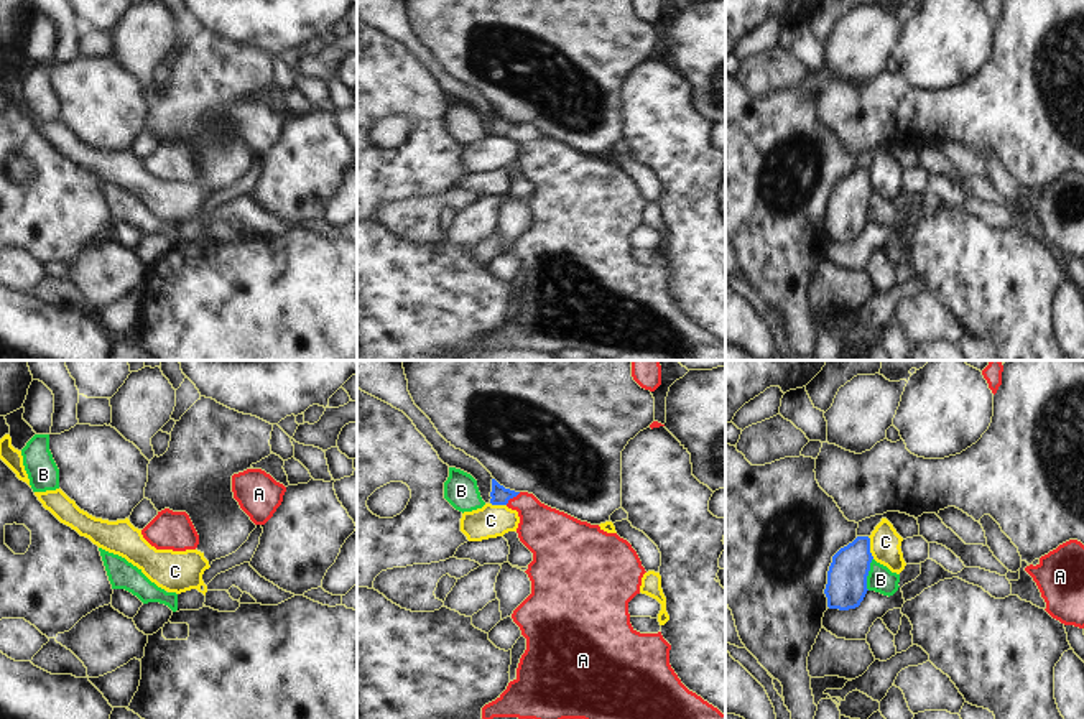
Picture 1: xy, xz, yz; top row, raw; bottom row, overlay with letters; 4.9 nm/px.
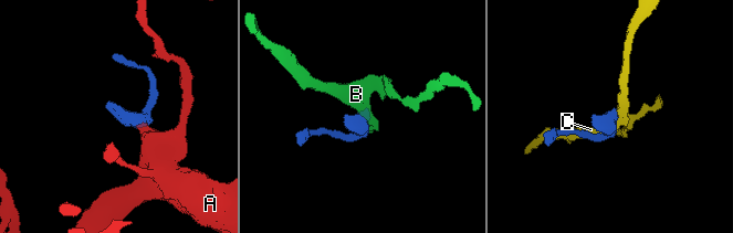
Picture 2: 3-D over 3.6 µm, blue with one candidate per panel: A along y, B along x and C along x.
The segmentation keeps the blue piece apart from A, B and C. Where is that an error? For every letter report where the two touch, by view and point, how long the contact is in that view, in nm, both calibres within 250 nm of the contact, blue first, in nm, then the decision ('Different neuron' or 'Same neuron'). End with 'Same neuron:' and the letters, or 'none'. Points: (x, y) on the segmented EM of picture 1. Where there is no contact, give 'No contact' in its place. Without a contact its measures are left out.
A: Touches blue at xz (512, 497). Shared border 100 nm. Thickness 90 nm (blue) against 240 nm. Same neuron
B: Touches blue at yz (867, 575). Shared border 160 nm. Thickness 200 nm (blue) against 130 nm. Different neuron
C: Touches blue at yz (869, 548). Shared border 120 nm. Thickness 200 nm (blue) against 150 nm. Different neuron
Same neuron: A

